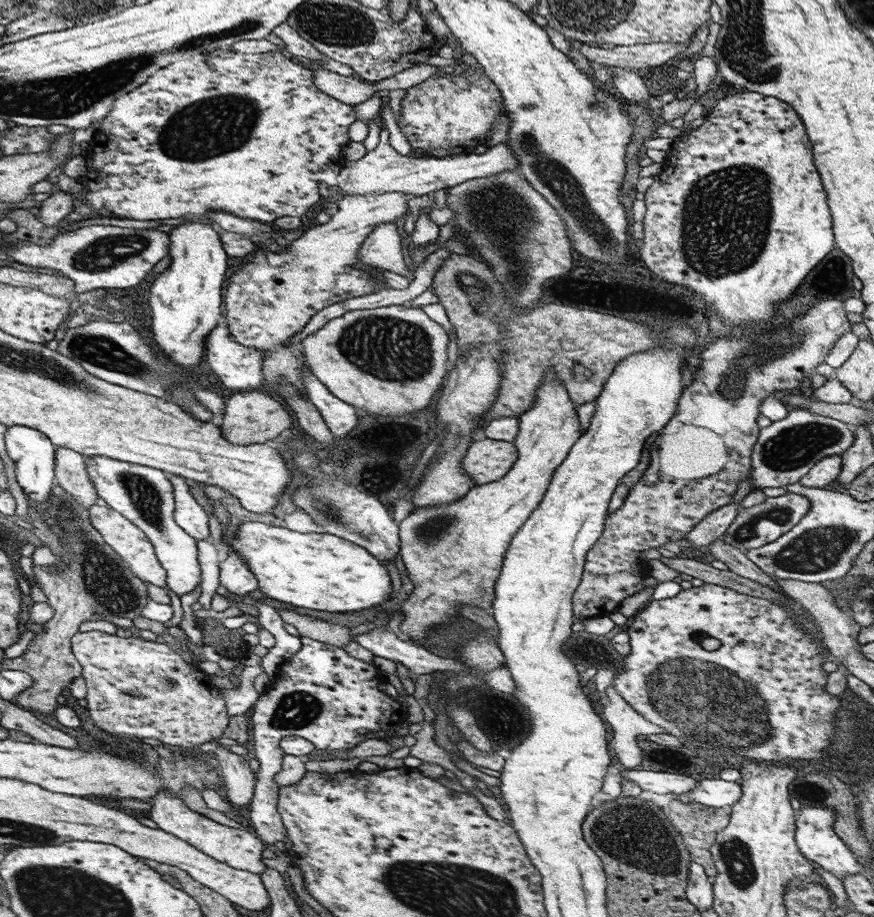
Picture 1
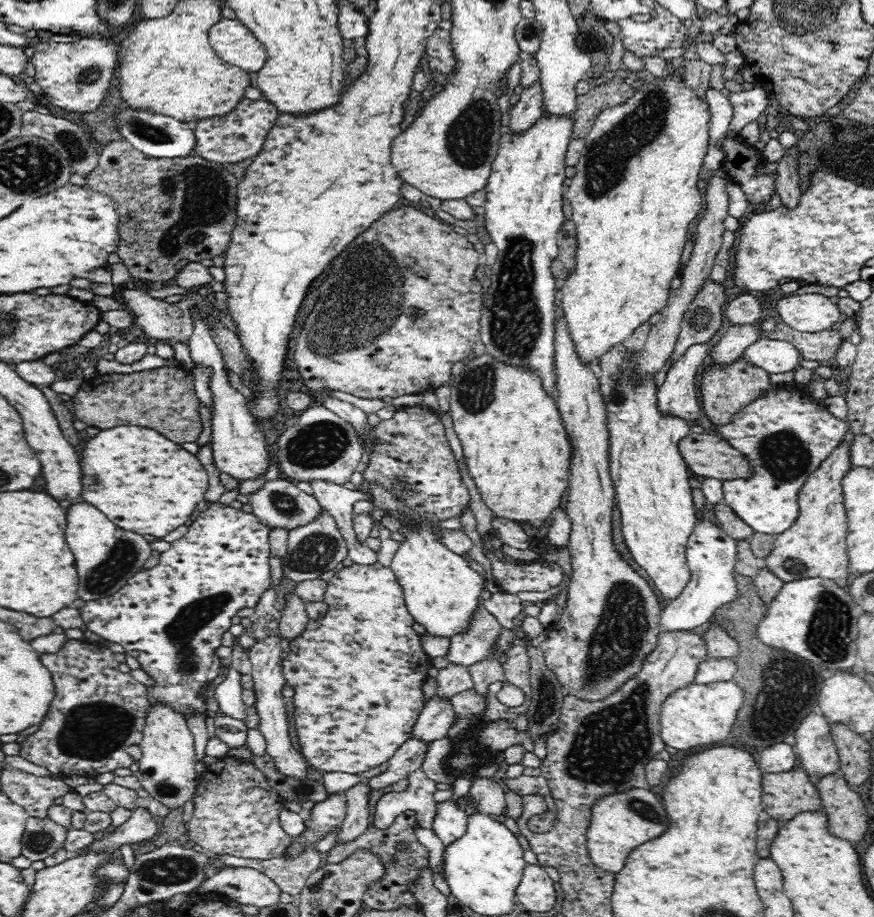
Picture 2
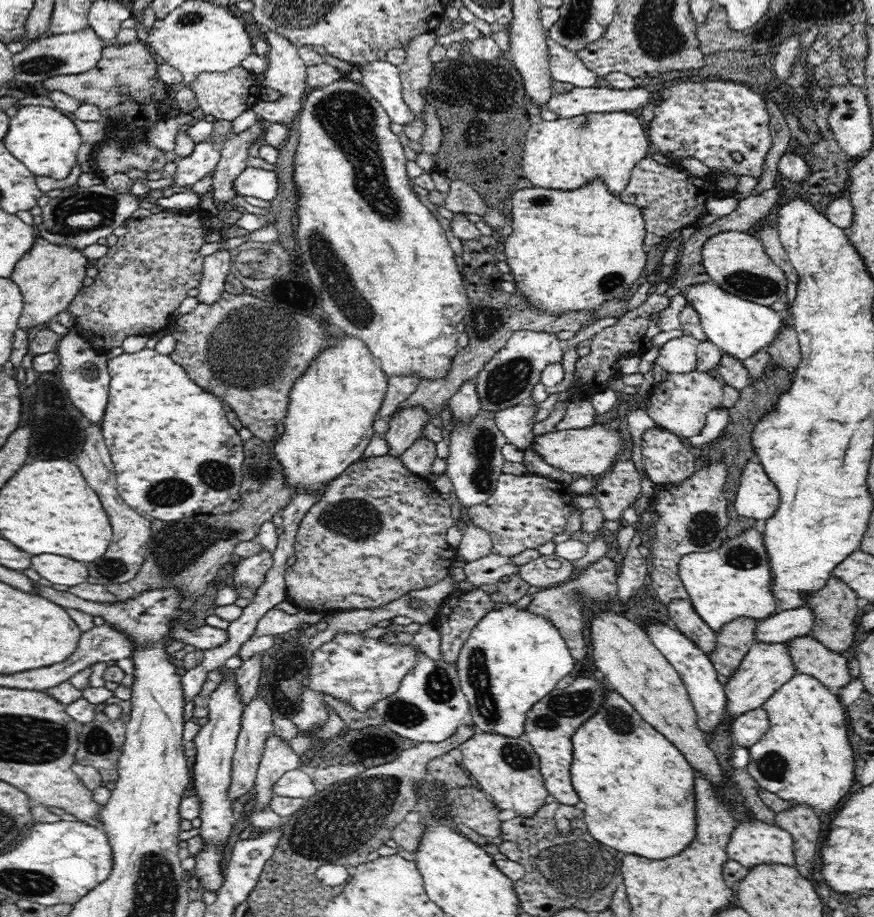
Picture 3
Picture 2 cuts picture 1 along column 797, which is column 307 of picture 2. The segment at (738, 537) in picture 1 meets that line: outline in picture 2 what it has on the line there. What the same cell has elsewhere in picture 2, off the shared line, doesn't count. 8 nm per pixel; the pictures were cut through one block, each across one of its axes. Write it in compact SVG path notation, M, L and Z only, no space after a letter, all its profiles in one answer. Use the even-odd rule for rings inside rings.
M280 478L266 482L263 487L250 494L245 499L253 508L253 514L260 519L260 523L267 525L268 529L284 528L284 531L292 531L294 528L305 526L315 522L314 518L320 518L322 506L312 494L302 492L296 487L296 482Z

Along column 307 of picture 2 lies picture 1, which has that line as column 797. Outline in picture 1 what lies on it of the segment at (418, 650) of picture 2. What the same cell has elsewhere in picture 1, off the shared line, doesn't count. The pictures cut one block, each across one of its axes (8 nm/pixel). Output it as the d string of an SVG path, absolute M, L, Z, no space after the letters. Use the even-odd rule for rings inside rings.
M704 583L670 598L649 600L625 631L630 637L630 654L623 656L623 668L617 671L613 686L648 721L678 737L682 746L732 750L738 756L768 763L803 764L801 760L826 758L824 748L835 735L834 714L842 708L838 697L825 689L828 674L822 672L822 664L828 654L820 651L826 646L822 637L812 640L782 606ZM704 638L718 638L721 645L717 650L706 650L701 644Z

